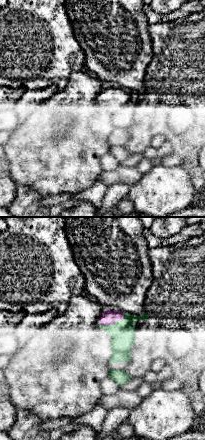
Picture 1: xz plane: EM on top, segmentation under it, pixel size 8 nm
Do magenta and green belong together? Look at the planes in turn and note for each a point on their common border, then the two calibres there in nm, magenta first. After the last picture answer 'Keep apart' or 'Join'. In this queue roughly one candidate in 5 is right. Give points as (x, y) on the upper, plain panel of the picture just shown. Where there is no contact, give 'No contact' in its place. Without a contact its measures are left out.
Touches magenta at (111, 100). Thickness 120 nm (magenta) against 200 nm

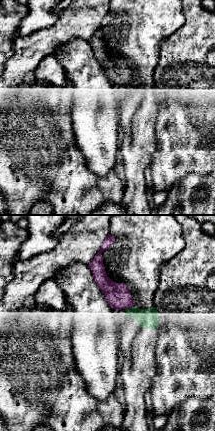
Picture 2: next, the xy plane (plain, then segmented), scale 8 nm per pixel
Touches magenta at (129, 84). Thickness 200 nm (magenta) against 160 nm

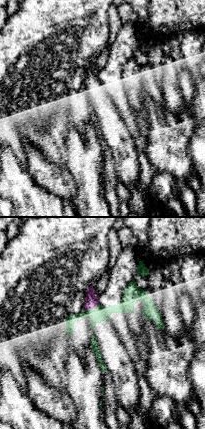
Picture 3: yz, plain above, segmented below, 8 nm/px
Touches magenta at (92, 84). Thickness 110 nm (magenta) against 130 nm

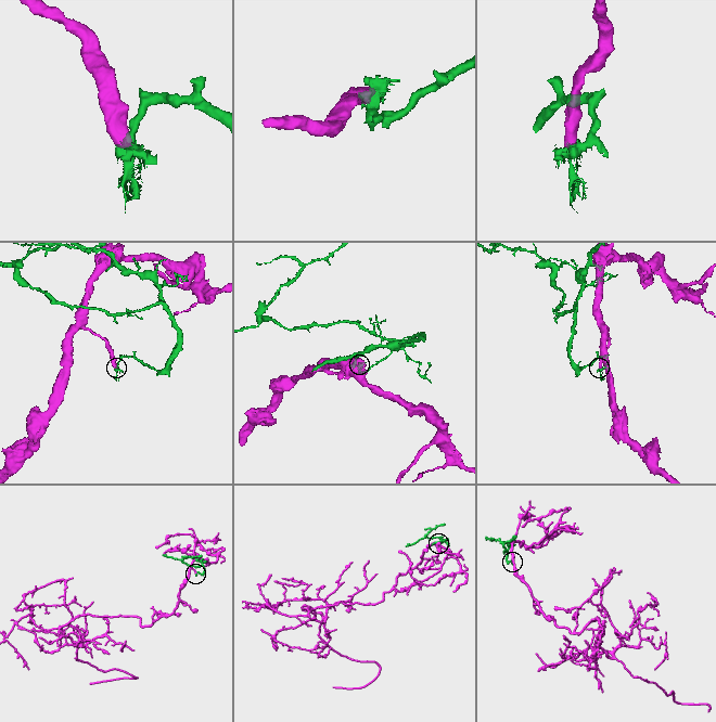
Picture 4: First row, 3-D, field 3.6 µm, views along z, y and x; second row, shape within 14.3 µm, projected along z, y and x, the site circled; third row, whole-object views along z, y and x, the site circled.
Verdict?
Keep apart

